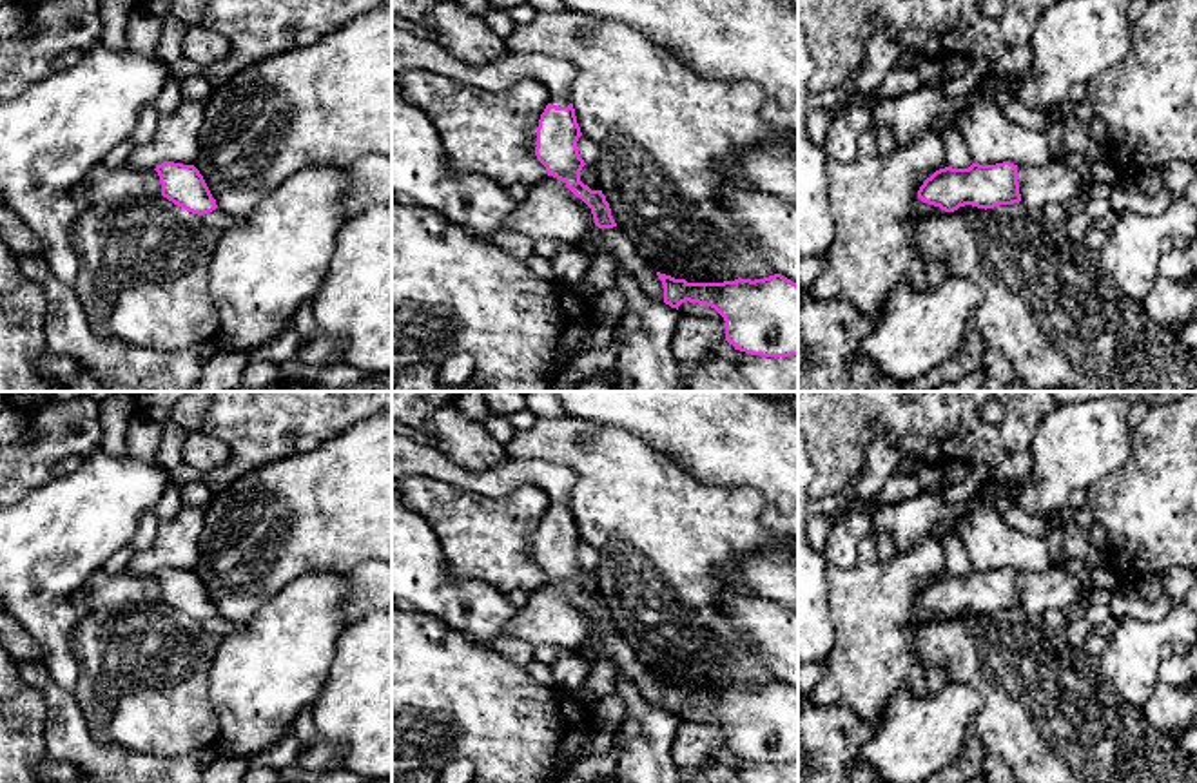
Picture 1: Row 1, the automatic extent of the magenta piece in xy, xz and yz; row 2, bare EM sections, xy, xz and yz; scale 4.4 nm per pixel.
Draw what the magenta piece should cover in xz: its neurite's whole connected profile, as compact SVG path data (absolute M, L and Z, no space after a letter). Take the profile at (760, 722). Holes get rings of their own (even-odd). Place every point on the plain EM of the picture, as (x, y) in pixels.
M782 680L724 689L657 682L664 691L664 709L671 714L678 716L686 707L715 714L735 756L762 763L798 761L798 691Z

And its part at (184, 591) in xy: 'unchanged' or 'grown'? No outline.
unchanged

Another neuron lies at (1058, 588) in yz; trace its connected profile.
M1057 566L1045 573L1017 573L1017 589L1021 609L1041 616L1050 609L1066 611L1088 593L1074 573Z

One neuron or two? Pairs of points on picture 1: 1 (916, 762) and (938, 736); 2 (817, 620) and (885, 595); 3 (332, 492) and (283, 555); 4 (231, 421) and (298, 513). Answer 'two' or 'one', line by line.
1: one
2: two
3: one
4: two

